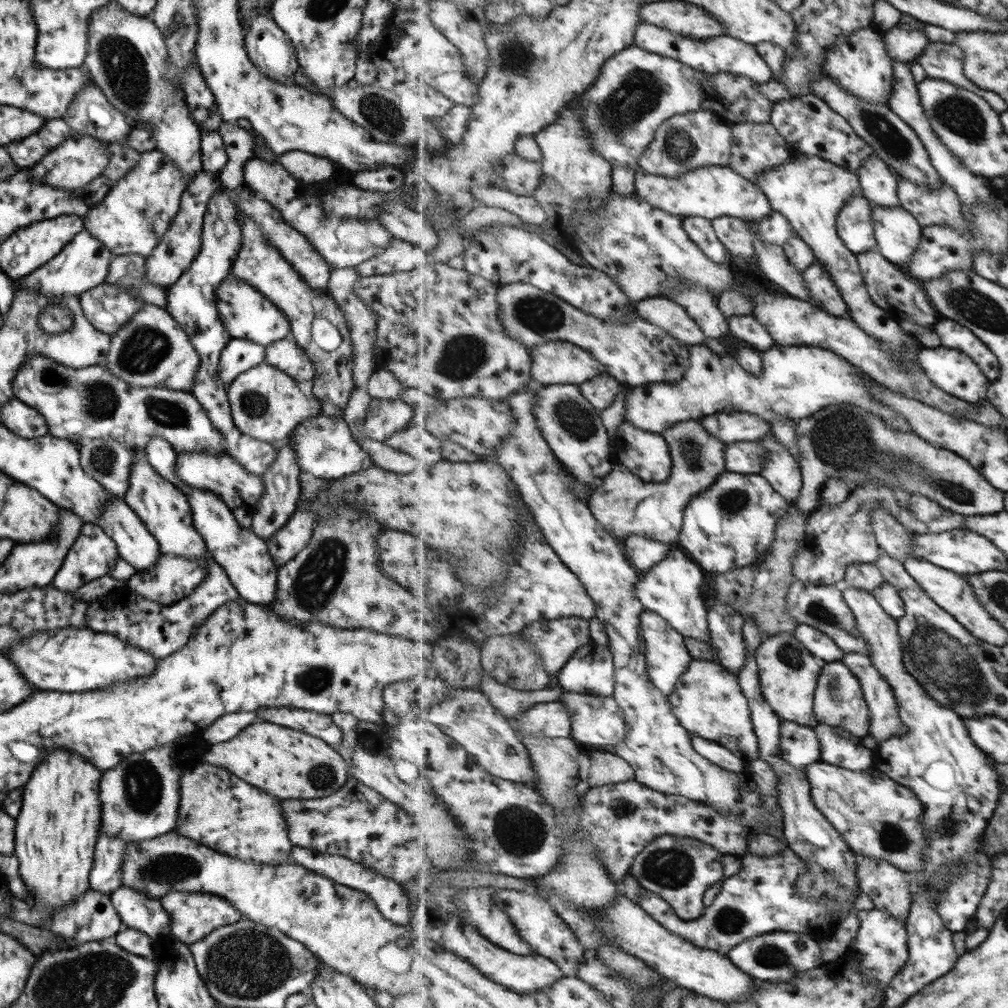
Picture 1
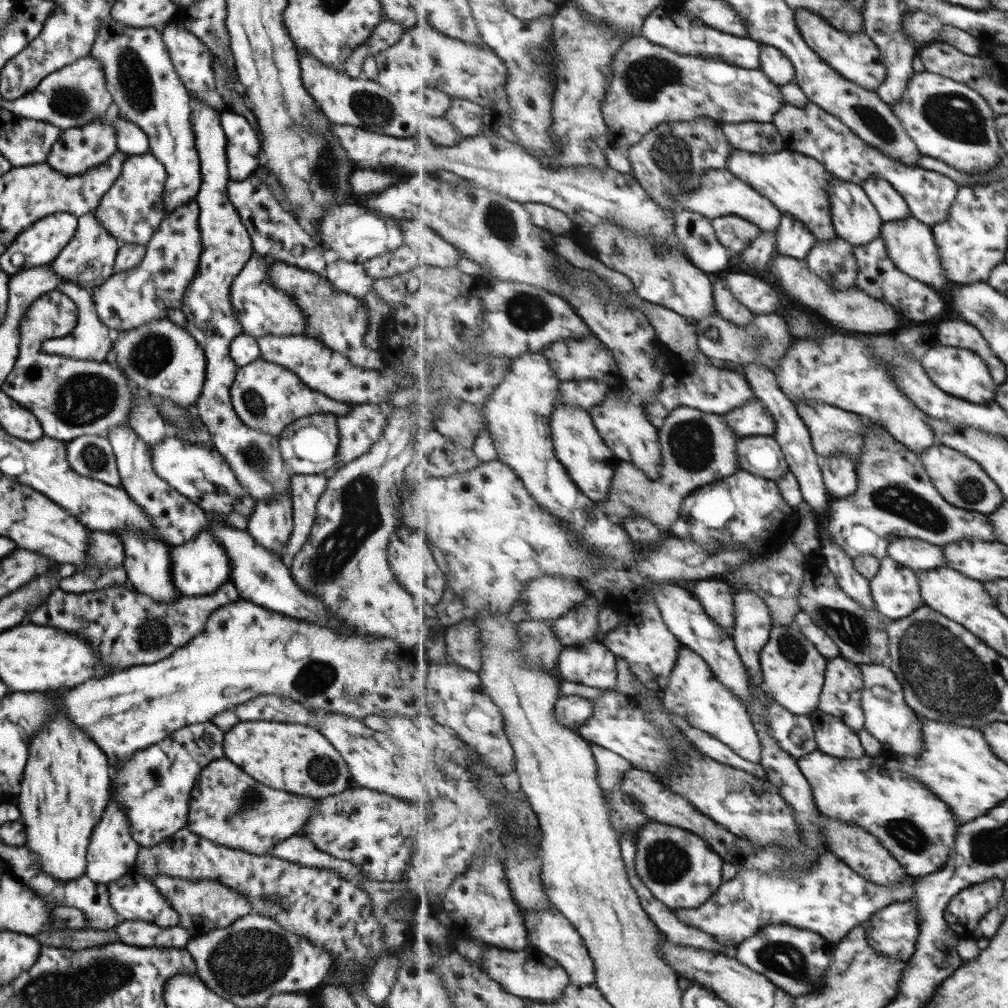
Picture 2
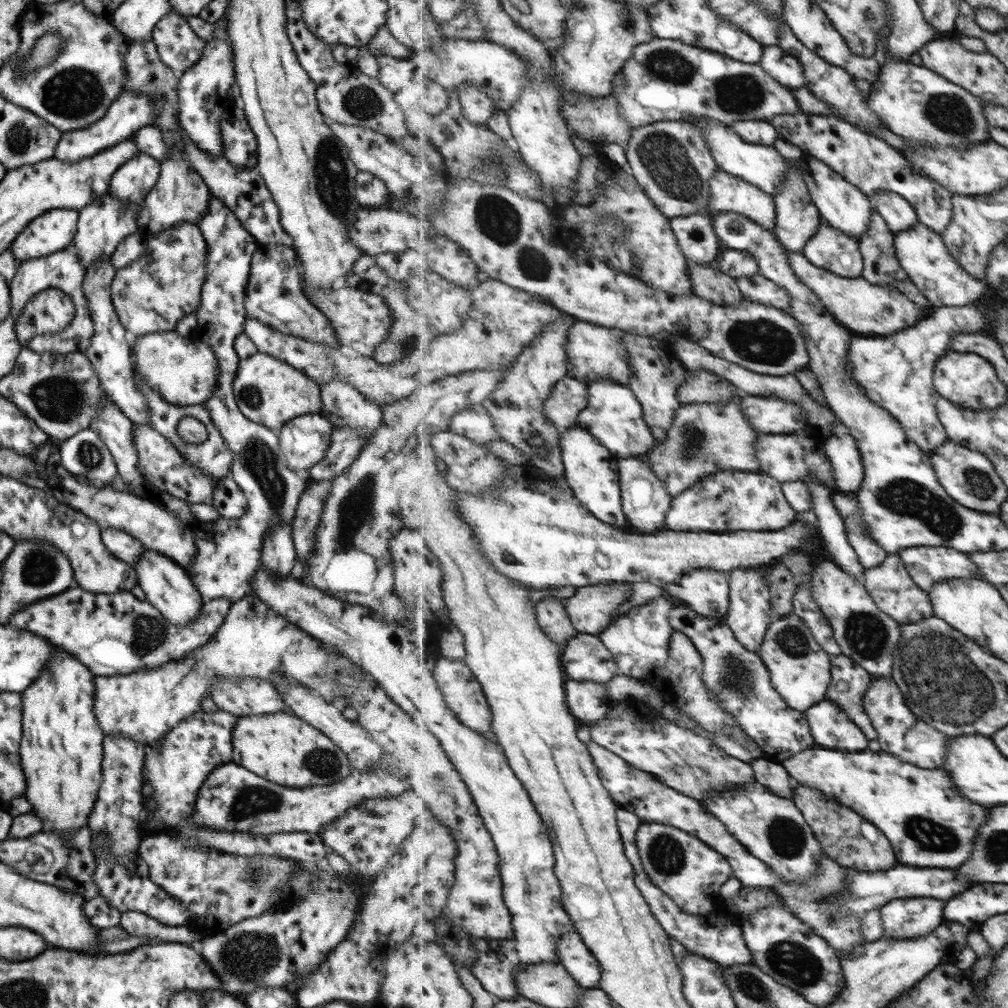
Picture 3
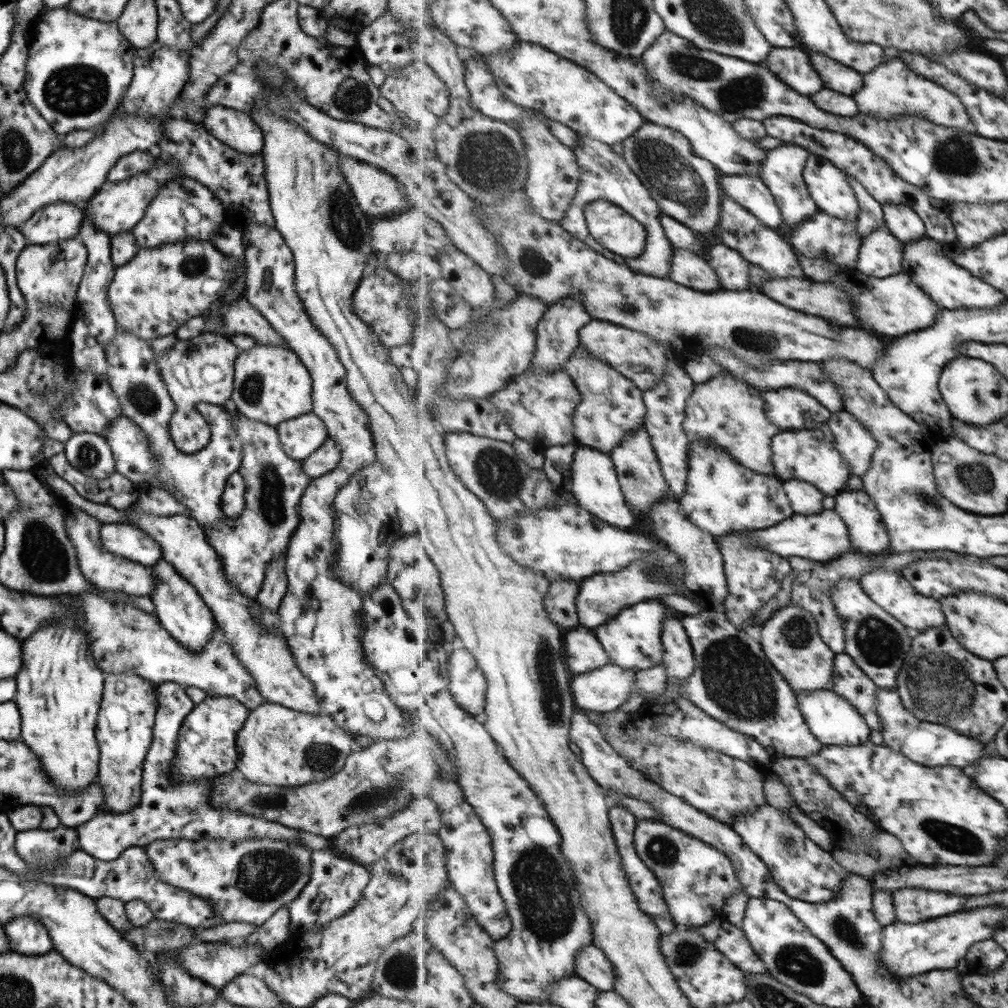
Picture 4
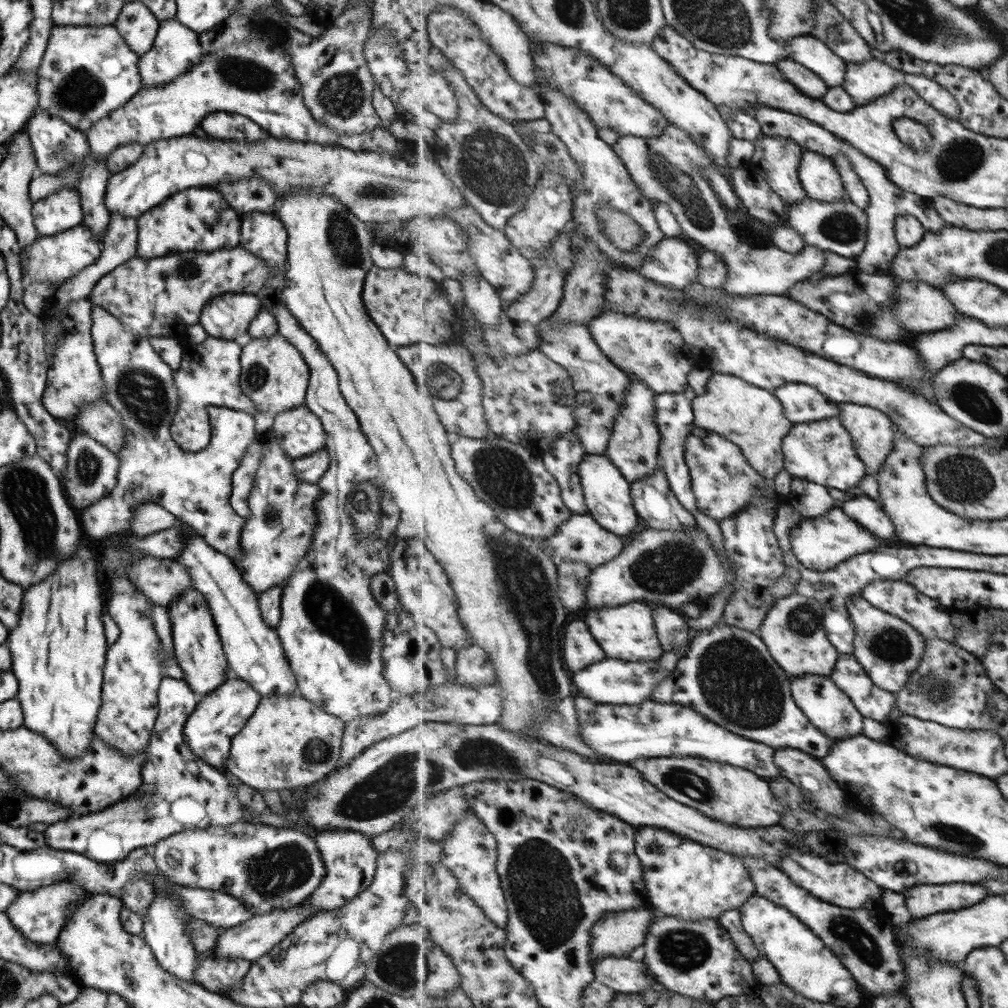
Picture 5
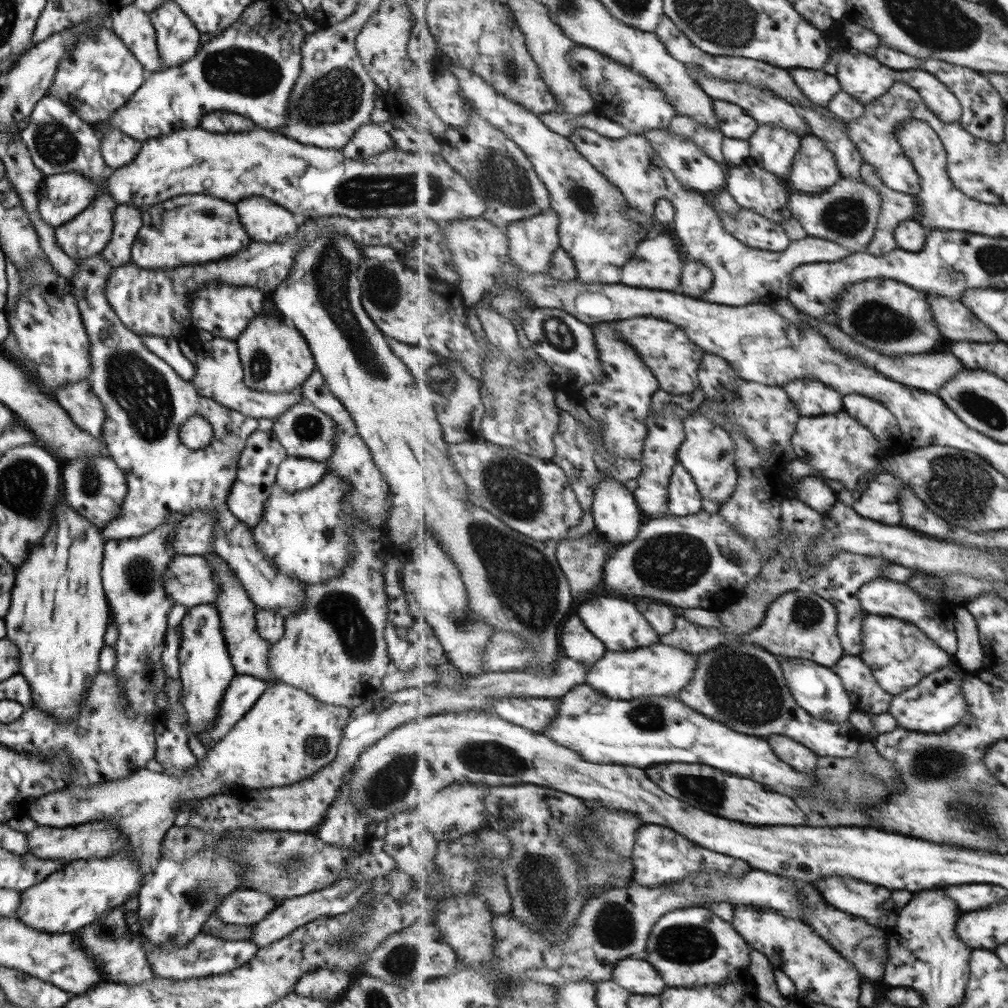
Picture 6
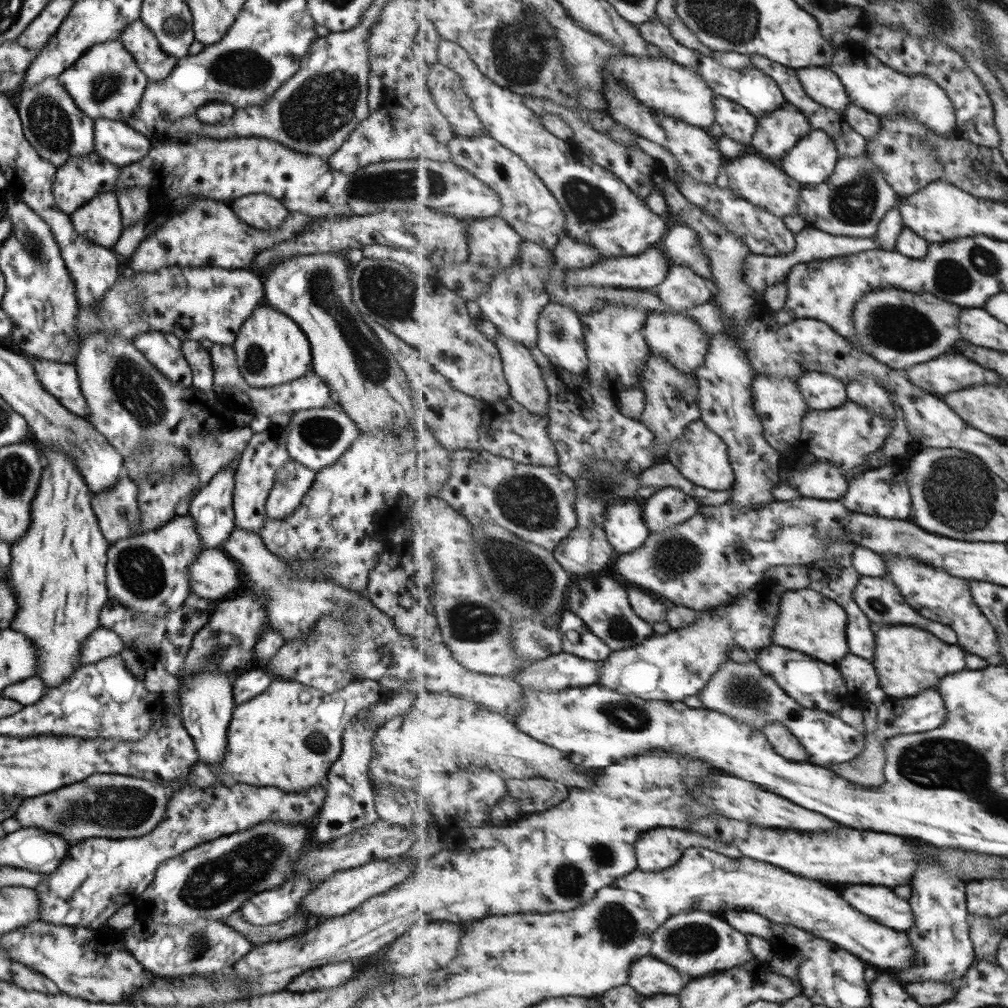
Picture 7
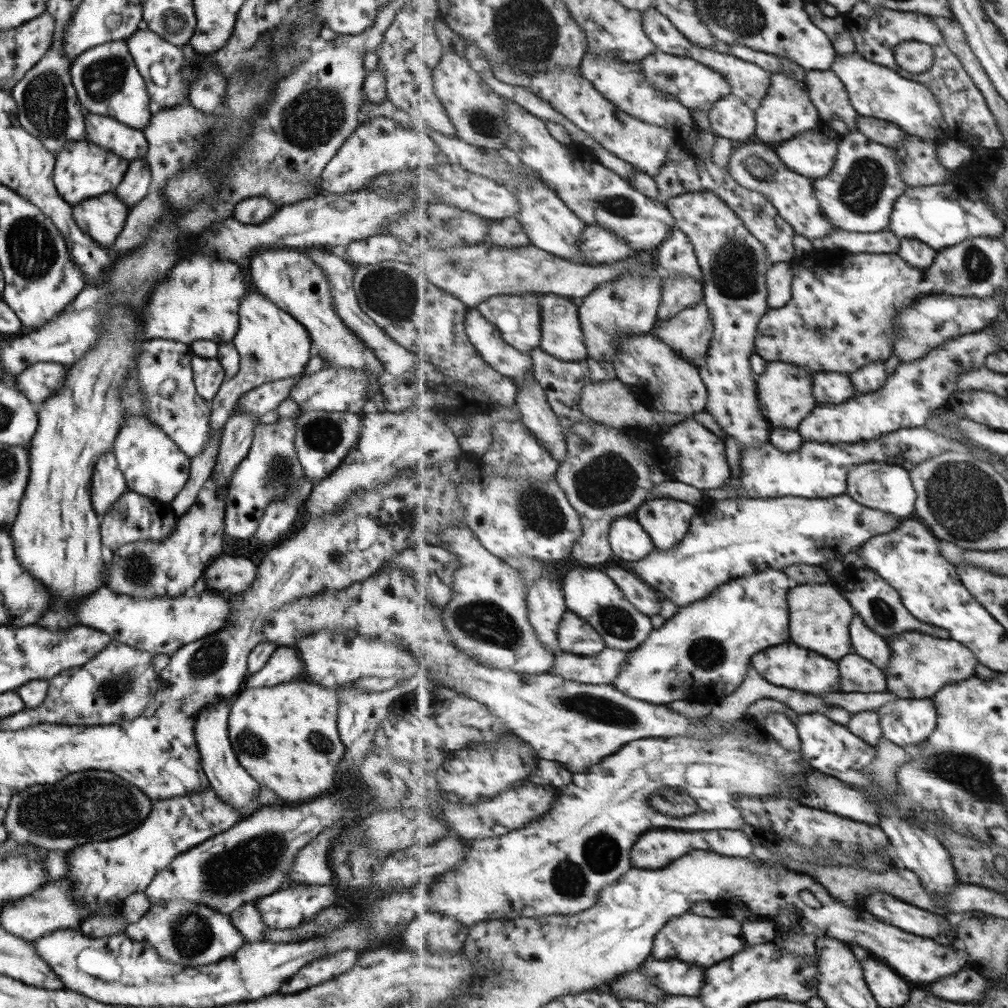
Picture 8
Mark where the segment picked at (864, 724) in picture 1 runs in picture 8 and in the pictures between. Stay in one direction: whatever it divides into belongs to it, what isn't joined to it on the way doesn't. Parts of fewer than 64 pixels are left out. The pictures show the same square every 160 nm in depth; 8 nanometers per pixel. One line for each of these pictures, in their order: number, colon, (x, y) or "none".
2: (842, 696)
3: (850, 681)
4: (850, 680)
5: (873, 701)
6: (860, 680)
7: (863, 680)
8: (858, 675)

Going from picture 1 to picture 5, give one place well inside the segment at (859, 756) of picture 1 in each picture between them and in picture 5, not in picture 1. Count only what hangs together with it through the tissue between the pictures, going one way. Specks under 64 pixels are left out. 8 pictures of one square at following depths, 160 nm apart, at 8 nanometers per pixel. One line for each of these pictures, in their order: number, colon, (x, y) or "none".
2: (834, 736)
3: (832, 727)
4: (833, 720)
5: (831, 709)

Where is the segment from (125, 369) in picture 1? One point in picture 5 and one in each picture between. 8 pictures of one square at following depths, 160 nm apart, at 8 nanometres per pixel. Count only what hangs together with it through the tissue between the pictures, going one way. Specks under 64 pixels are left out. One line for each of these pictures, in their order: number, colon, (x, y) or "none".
2: (160, 357)
3: (183, 371)
4: (200, 369)
5: (207, 375)

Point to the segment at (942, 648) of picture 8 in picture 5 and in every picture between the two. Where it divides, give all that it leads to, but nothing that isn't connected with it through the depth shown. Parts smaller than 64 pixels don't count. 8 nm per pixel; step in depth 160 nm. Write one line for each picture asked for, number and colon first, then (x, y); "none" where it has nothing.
5: (890, 648)
6: (900, 654)
7: (909, 660)

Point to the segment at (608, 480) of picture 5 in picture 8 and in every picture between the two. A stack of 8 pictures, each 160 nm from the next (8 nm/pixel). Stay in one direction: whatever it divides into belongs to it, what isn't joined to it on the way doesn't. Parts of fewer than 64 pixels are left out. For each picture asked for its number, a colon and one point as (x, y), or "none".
6: (617, 513)
7: (625, 526)
8: (629, 540)

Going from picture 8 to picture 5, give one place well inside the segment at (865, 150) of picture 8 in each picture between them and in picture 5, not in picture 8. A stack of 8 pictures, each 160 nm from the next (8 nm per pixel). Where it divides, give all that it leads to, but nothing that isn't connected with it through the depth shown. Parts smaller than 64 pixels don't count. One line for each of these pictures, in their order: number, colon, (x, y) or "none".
5: (841, 227)
6: (848, 212)
7: (853, 202)

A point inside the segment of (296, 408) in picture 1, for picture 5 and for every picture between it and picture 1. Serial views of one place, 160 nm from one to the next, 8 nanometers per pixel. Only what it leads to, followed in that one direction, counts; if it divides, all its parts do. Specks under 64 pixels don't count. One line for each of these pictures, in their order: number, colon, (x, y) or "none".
2: (266, 397)
3: (267, 391)
4: (270, 384)
5: (273, 375)

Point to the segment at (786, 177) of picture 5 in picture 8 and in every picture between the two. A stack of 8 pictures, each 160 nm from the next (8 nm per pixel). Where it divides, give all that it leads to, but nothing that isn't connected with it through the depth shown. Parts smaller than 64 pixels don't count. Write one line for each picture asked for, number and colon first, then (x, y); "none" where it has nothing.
6: (776, 148)
7: (778, 133)
8: (788, 110)

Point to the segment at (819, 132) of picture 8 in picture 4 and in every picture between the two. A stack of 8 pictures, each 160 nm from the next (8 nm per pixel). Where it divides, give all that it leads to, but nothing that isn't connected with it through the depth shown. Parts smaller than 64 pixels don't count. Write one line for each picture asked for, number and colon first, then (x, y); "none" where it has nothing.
4: (830, 187)
5: (821, 178)
6: (815, 169)
7: (814, 159)

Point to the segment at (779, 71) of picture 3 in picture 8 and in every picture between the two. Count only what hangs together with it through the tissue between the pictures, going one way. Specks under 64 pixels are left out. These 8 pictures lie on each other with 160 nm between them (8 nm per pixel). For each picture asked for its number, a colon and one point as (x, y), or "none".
4: (793, 66)
5: (809, 82)
6: (820, 87)
7: (822, 84)
8: (829, 94)

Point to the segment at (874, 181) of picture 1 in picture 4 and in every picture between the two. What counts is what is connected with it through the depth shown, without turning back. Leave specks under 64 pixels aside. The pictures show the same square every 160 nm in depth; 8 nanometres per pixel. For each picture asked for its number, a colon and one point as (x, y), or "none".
2: (891, 204)
3: (900, 214)
4: (904, 223)

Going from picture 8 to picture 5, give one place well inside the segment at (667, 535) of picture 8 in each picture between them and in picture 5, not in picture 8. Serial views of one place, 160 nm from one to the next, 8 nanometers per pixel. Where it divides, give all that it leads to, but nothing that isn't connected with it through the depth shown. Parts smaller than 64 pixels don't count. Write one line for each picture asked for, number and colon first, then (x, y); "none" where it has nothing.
5: (675, 416)
6: (685, 499)
7: (669, 507)

